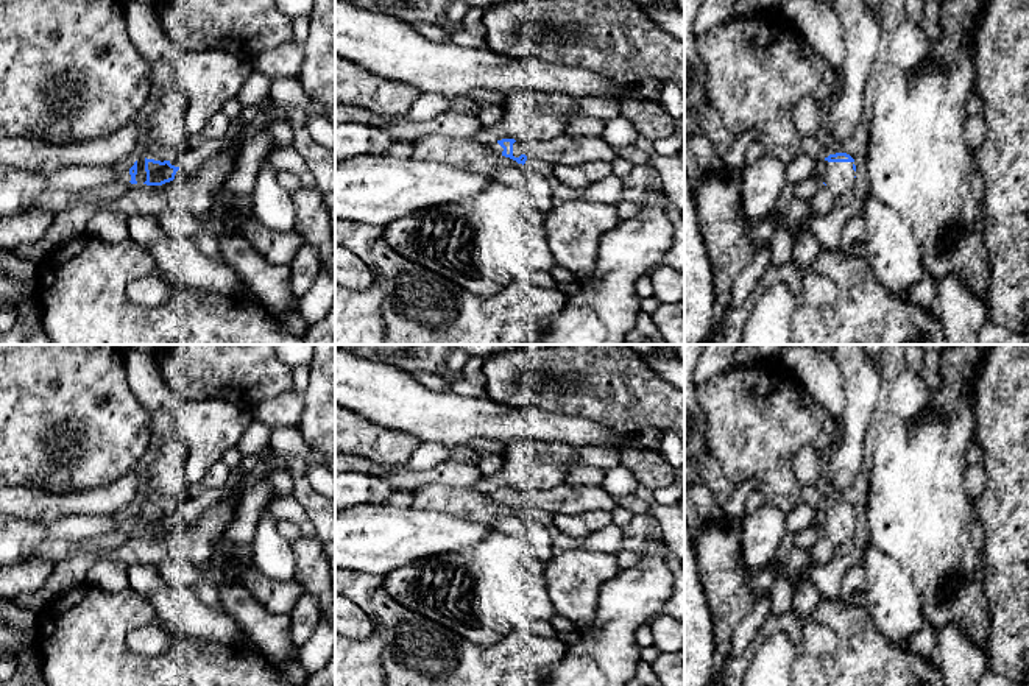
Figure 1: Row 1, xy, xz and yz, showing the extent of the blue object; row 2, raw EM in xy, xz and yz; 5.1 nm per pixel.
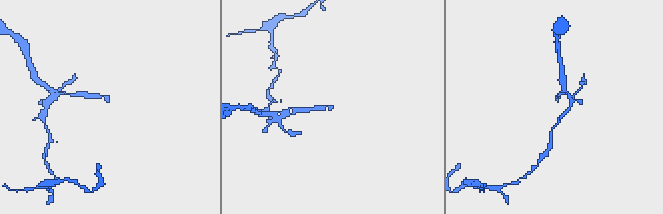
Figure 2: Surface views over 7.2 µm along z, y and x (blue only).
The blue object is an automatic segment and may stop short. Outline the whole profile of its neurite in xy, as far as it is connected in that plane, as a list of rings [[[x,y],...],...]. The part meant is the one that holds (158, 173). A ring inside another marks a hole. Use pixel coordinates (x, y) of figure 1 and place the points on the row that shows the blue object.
[[[142,159],[136,161],[129,168],[131,184],[162,186],[170,181],[187,181],[192,175],[181,170],[178,164],[170,161]]]

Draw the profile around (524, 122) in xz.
[[[519,90],[504,104],[505,115],[491,128],[480,128],[471,140],[479,145],[491,145],[502,139],[518,142],[549,142],[566,133],[574,117],[592,117],[602,122],[619,114],[619,101],[611,98],[588,97],[577,101],[569,114],[539,109],[529,90]]]

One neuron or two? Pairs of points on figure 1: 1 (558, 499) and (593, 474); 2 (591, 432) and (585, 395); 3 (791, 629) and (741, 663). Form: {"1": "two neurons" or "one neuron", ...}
{"1": "two neurons", "2": "two neurons", "3": "one neuron"}

